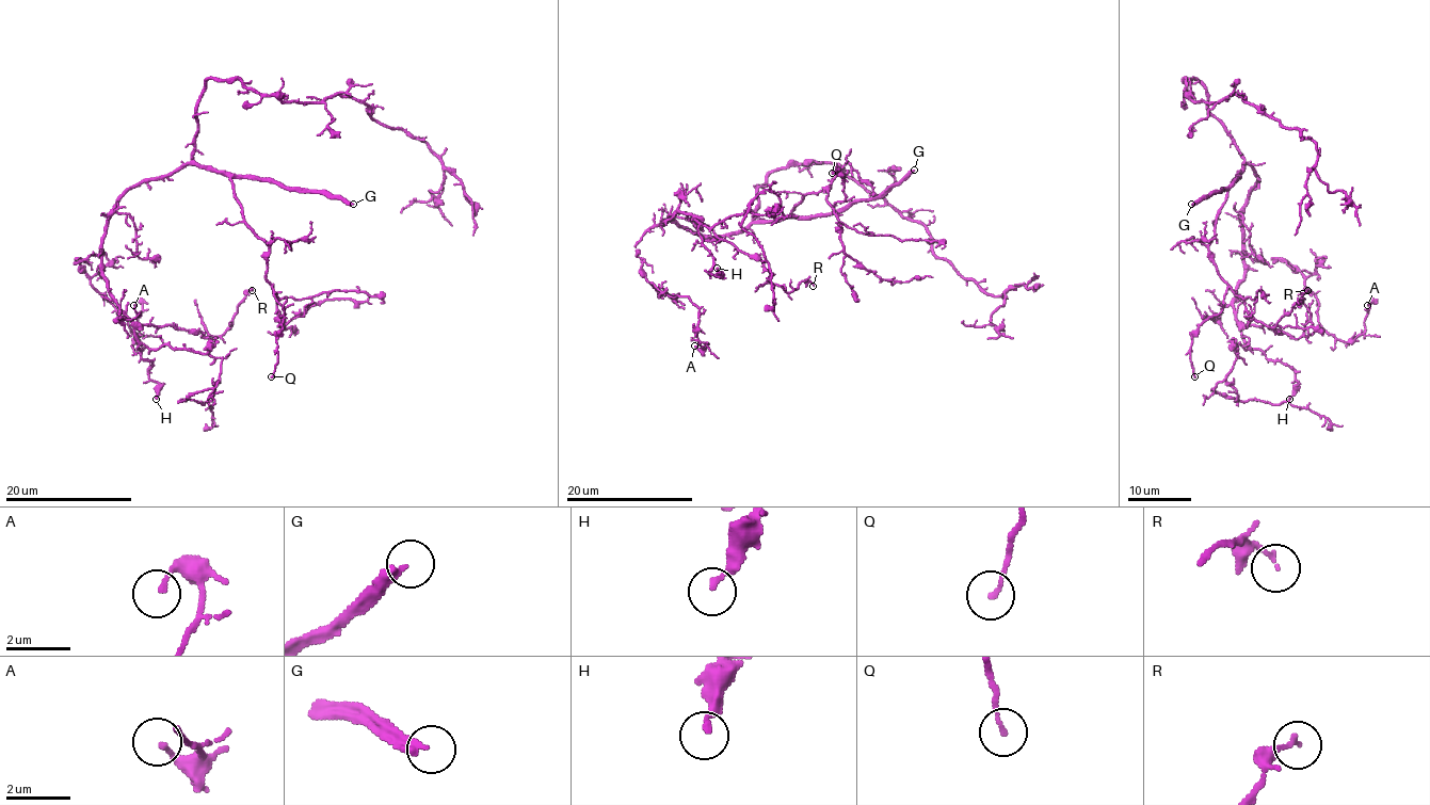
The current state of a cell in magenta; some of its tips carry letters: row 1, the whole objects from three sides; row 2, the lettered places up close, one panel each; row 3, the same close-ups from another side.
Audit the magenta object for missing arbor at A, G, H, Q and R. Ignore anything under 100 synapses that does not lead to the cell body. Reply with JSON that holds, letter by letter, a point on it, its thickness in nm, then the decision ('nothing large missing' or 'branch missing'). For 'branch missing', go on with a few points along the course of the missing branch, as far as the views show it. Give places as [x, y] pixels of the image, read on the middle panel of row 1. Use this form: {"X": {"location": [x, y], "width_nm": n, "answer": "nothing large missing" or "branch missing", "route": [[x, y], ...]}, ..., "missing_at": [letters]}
{"A": {"location": [694, 345], "width_nm": 160, "answer": "nothing large missing"}, "G": {"location": [914, 170], "width_nm": 260, "answer": "branch missing"}, "H": {"location": [717, 268], "width_nm": 200, "answer": "nothing large missing"}, "Q": {"location": [832, 173], "width_nm": 140, "answer": "nothing large missing"}, "R": {"location": [813, 286], "width_nm": 120, "answer": "nothing large missing"}, "missing_at": ["G"]}

